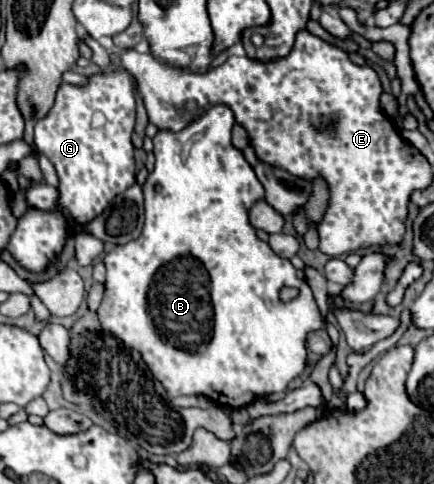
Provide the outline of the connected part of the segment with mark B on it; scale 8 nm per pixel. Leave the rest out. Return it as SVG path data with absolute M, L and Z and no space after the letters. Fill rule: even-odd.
M215 104L209 106L199 118L195 118L195 122L191 122L189 126L185 126L179 132L171 132L171 130L159 130L153 138L153 154L155 154L155 170L147 176L147 182L143 184L143 192L145 192L145 224L141 230L141 236L131 240L125 246L115 246L109 254L105 254L105 266L107 266L107 282L105 282L105 296L103 302L97 310L97 316L103 324L103 330L117 336L123 344L139 350L143 354L143 360L147 362L149 370L155 374L155 378L159 378L159 382L163 382L163 386L167 388L167 392L171 396L183 396L183 394L201 394L211 398L213 402L217 402L217 406L225 406L225 408L243 408L249 400L255 400L257 396L267 396L273 392L283 392L287 388L287 384L297 378L303 370L305 370L305 360L307 360L307 350L305 350L305 338L311 330L317 330L323 326L323 318L321 312L315 304L313 292L309 288L309 284L305 280L299 280L295 276L295 268L289 260L279 258L267 242L259 240L255 234L255 228L249 220L249 210L257 200L265 198L265 188L259 182L253 166L245 160L243 152L239 148L233 146L231 142L231 128L235 124L235 116L233 110L225 104ZM161 184L161 192L155 194L153 186ZM281 288L297 288L299 296L283 302L279 298Z

